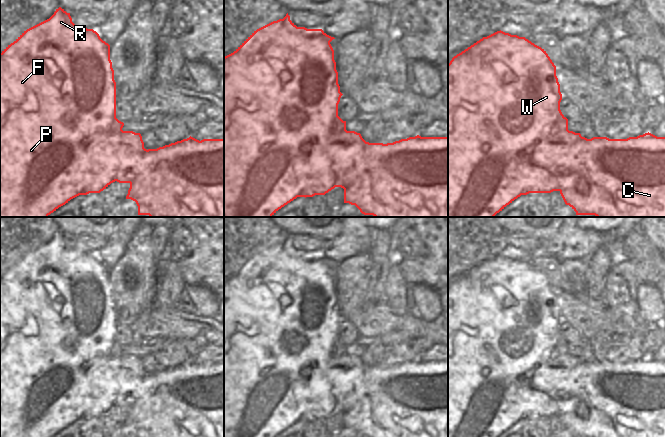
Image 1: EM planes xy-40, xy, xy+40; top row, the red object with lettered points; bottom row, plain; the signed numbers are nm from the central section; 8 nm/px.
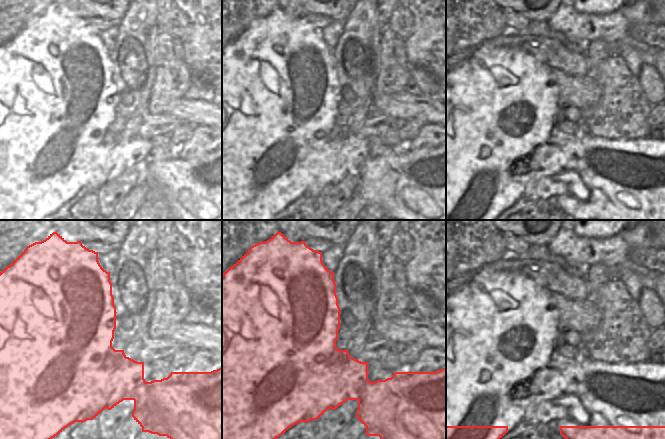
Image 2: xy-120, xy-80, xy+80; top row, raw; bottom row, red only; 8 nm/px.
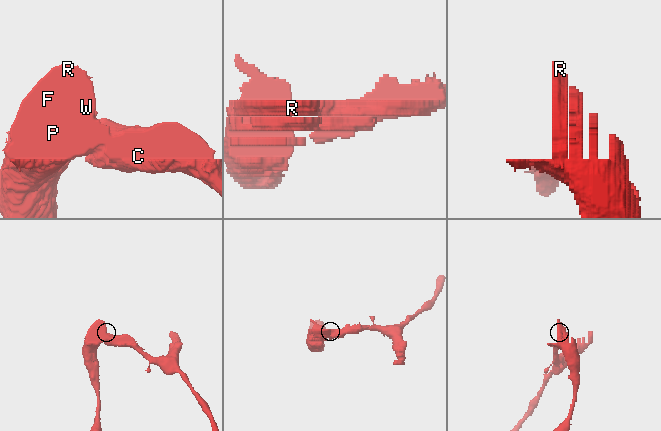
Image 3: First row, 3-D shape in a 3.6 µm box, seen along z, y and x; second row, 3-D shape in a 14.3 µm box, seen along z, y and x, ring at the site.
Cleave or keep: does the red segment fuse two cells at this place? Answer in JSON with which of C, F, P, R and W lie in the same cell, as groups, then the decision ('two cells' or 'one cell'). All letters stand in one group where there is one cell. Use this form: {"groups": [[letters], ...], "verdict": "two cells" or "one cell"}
{"groups": [["C"], ["F", "P", "R", "W"]], "verdict": "two cells"}

